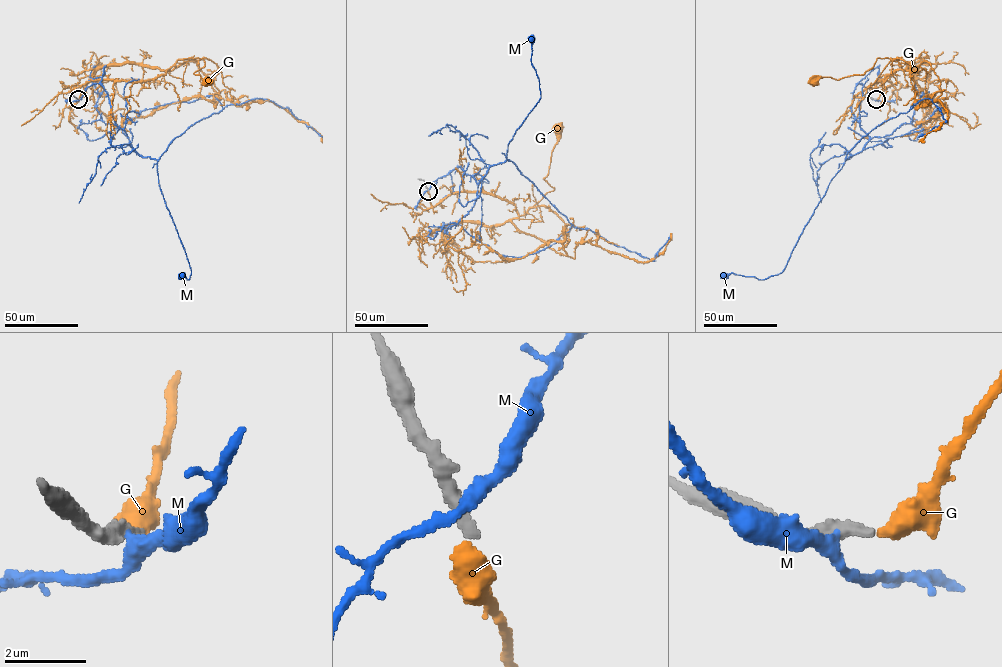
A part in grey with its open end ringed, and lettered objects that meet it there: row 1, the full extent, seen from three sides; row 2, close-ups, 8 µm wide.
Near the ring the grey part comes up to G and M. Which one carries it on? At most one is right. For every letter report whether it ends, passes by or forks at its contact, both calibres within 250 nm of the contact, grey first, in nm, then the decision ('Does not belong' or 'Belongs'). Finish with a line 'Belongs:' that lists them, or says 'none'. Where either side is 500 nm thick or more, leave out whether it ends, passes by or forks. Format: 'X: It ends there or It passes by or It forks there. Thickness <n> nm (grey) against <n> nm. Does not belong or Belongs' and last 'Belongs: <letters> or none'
G: Thickness 320 nm (grey) against 500 nm. Does not belong
M: It passes by. Thickness 480 nm (grey) against 320 nm. Does not belong
Belongs: none

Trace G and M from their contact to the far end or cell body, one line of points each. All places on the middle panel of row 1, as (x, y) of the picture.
G: (428, 191), (433, 206), (456, 192), (493, 193), (522, 215), (554, 189), (543, 179), (557, 141), (556, 128)
M: (428, 190), (460, 165), (478, 183), (490, 167), (507, 159), (508, 143), (540, 99), (532, 39)

